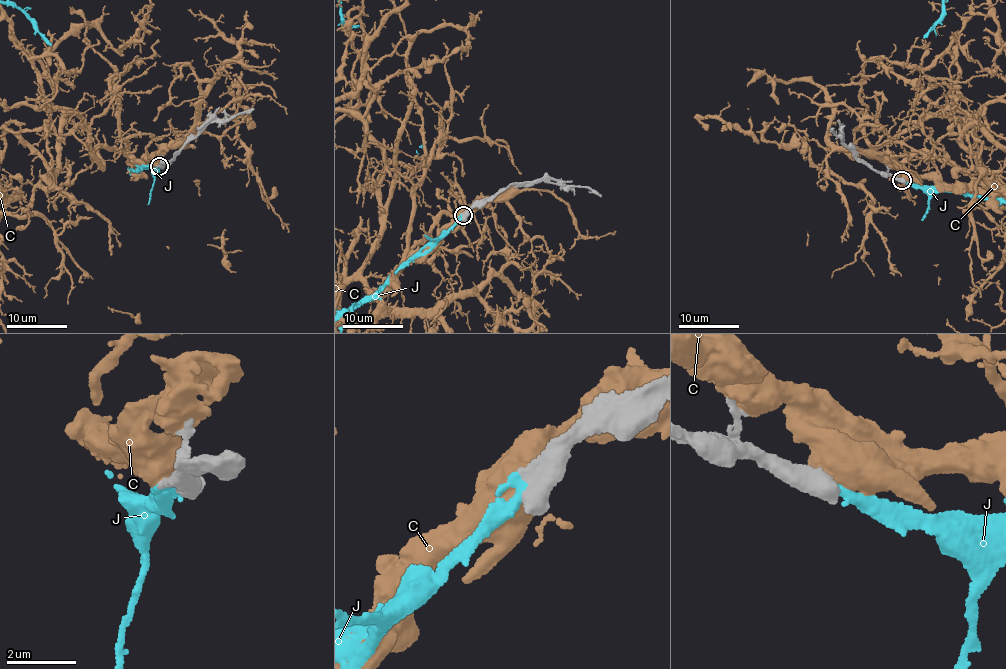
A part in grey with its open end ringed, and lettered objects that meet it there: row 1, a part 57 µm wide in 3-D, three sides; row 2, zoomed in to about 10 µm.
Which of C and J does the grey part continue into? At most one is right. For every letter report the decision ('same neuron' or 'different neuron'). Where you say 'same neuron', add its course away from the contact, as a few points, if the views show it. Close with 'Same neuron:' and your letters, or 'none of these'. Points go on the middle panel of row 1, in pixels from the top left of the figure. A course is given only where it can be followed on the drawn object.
C: different neuron
J: same neuron
Same neuron: J

